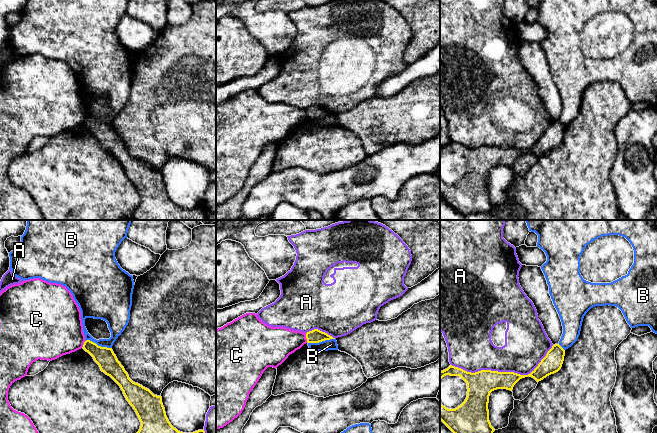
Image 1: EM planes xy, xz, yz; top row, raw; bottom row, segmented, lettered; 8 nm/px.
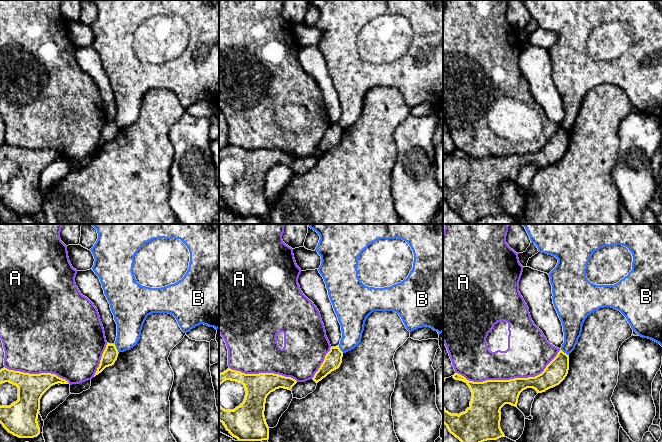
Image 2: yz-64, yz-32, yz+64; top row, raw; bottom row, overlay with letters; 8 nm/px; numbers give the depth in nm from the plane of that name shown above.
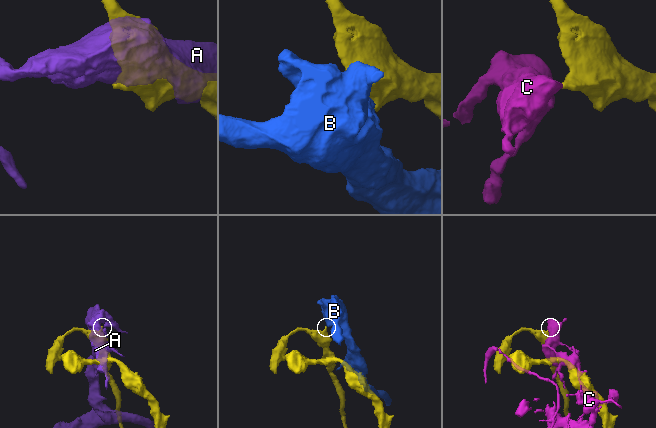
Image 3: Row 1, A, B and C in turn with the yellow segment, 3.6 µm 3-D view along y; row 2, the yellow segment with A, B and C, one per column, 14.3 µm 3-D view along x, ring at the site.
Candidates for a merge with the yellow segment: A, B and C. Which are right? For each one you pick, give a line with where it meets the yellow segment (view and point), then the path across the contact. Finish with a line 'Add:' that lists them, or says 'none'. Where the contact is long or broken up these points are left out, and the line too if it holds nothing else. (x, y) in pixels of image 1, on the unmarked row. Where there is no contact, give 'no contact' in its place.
Add: none

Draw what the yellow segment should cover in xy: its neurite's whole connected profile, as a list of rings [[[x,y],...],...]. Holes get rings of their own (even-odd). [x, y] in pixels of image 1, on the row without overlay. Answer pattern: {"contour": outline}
{"contour": [[[86,116],[82,124],[93,133],[101,147],[120,162],[126,176],[135,186],[141,198],[133,215],[135,220],[207,220],[204,206],[183,209],[171,201],[162,173],[133,158],[112,124],[98,122],[90,116]]]}

